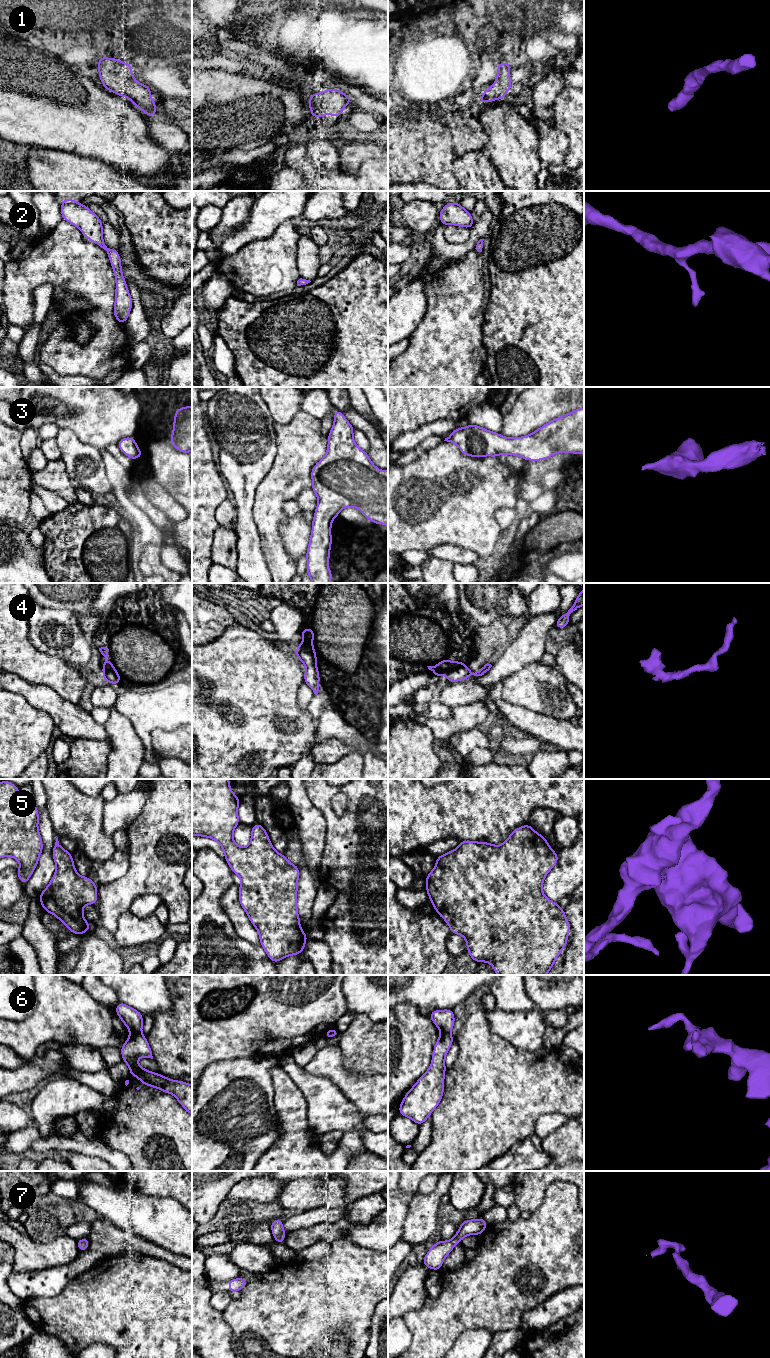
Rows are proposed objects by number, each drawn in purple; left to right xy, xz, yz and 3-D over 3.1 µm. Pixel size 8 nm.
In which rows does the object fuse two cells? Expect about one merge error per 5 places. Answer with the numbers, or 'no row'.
4, 6

